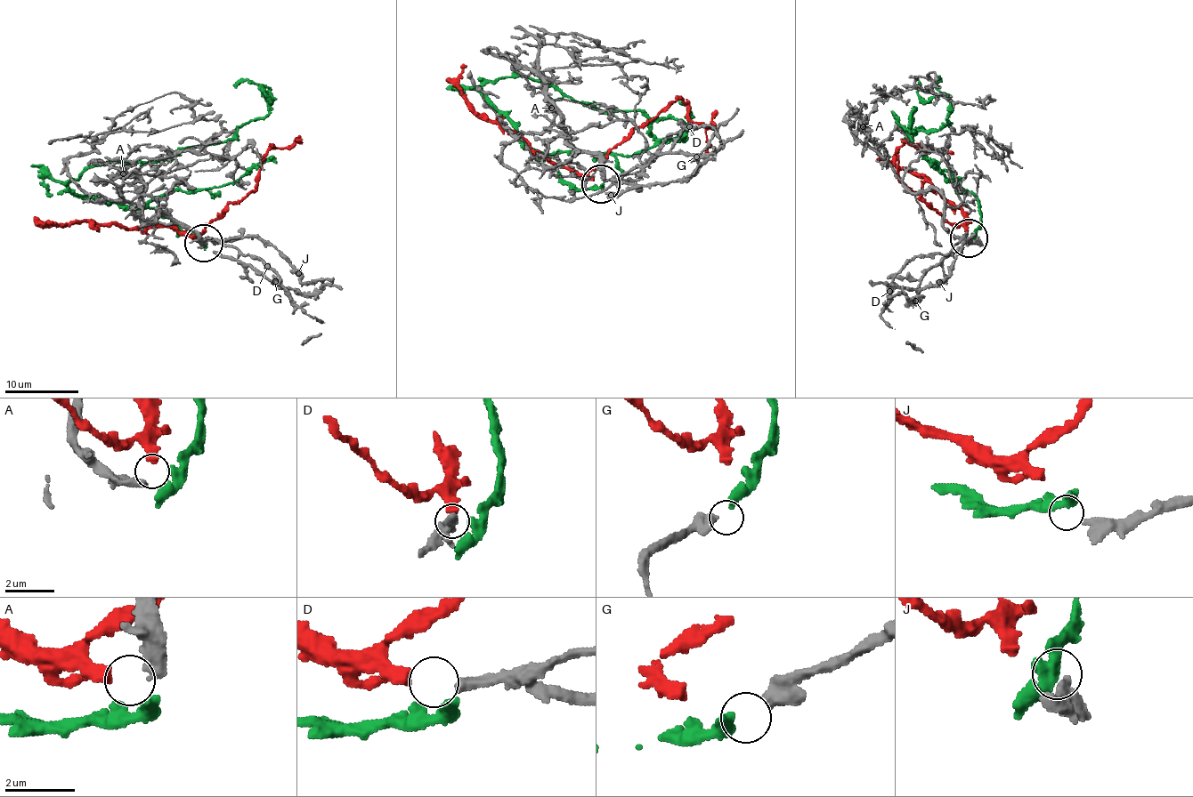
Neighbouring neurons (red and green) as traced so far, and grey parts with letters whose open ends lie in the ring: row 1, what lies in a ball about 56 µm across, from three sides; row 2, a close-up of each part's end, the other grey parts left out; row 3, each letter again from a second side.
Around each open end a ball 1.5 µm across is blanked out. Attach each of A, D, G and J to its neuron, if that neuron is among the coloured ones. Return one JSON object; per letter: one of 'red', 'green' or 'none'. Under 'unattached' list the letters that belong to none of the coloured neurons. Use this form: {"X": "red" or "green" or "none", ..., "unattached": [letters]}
{"A": "none", "D": "red", "G": "green", "J": "none", "unattached": ["A", "J"]}

